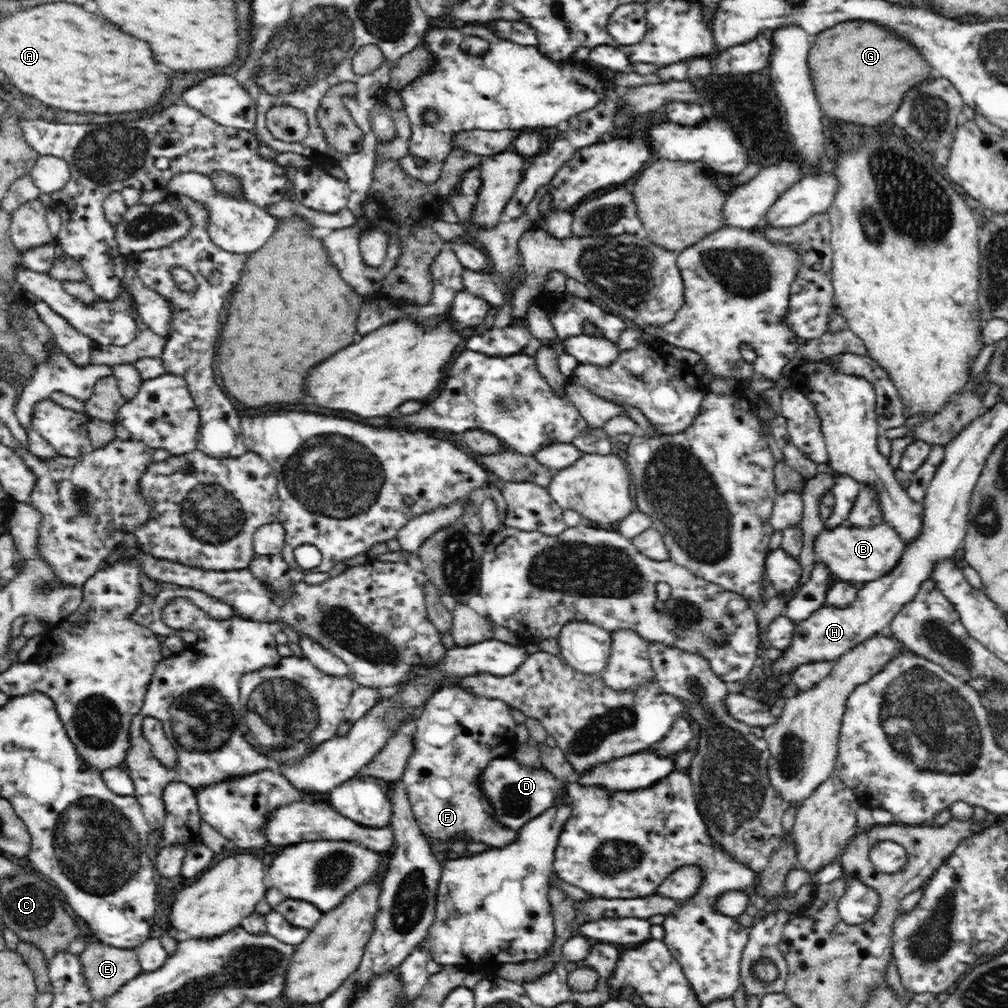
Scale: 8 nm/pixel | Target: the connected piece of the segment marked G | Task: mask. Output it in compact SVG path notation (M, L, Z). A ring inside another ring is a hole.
M858 20L832 26L830 30L824 30L824 32L818 34L818 40L816 40L816 44L814 44L814 48L810 50L810 56L808 56L808 66L812 68L812 78L814 78L818 102L822 106L822 110L826 112L826 116L847 123L854 122L857 126L876 126L876 124L888 120L898 110L898 106L902 104L902 98L904 98L906 90L910 90L910 86L916 86L918 82L924 82L926 78L930 78L932 70L930 70L930 66L926 62L922 62L922 54L918 54L918 50L914 50L914 46L906 46L906 42L902 42L902 38L886 40L886 36L888 36L888 30L882 30L882 26L874 26L874 22L858 22Z

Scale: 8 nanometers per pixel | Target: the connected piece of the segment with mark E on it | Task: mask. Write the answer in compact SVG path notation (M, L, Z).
M102 942L87 944L86 949L79 954L79 960L94 1001L104 1000L113 995L126 982L142 973L142 967L134 949L115 949L114 946L103 945Z

